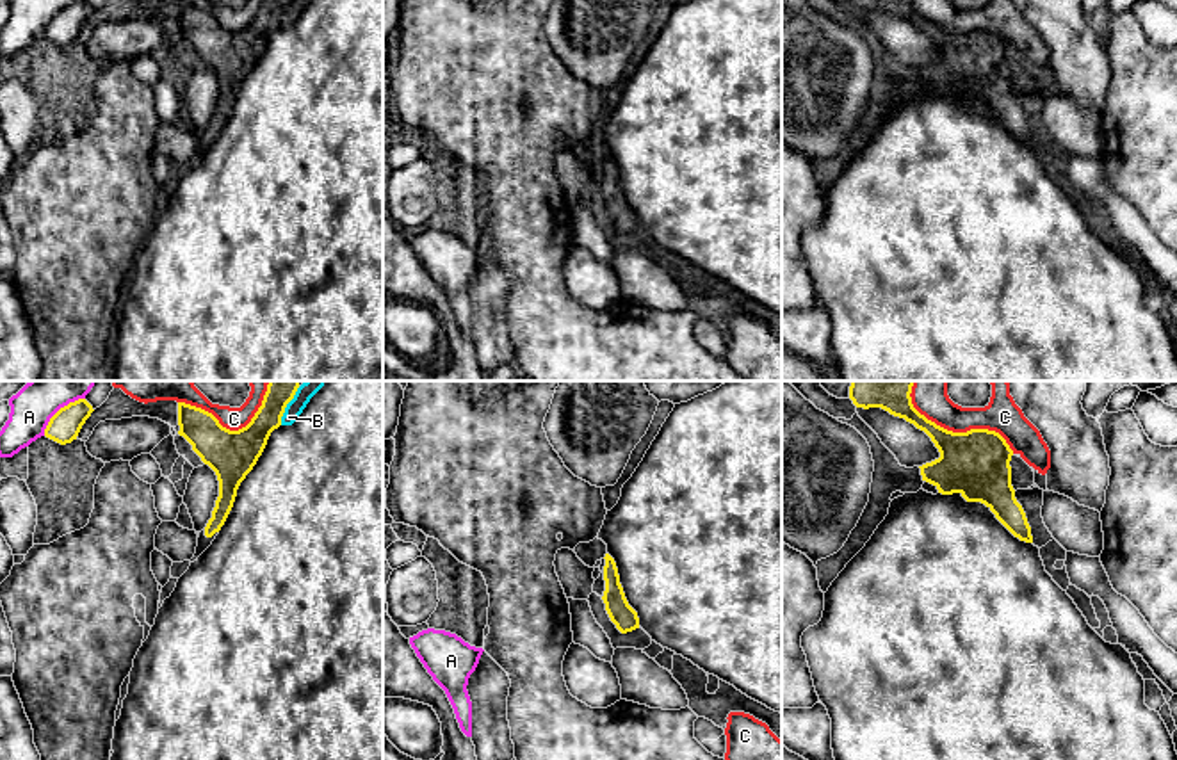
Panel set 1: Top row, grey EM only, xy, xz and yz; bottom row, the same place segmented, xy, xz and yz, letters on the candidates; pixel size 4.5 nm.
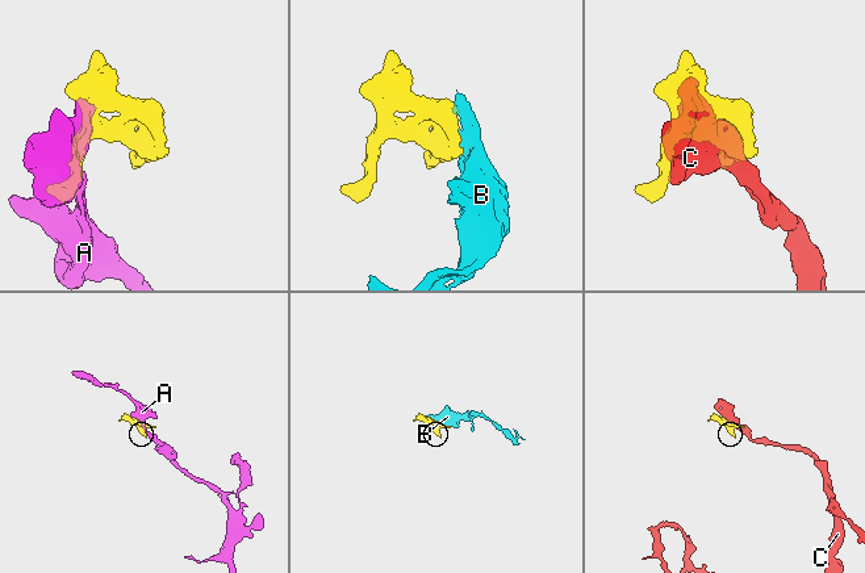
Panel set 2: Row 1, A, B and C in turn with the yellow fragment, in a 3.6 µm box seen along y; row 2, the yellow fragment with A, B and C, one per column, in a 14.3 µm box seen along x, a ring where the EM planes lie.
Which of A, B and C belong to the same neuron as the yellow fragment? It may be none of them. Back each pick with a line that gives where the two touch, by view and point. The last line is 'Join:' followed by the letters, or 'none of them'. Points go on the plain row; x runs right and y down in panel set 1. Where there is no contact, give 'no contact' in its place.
Join: none of them

